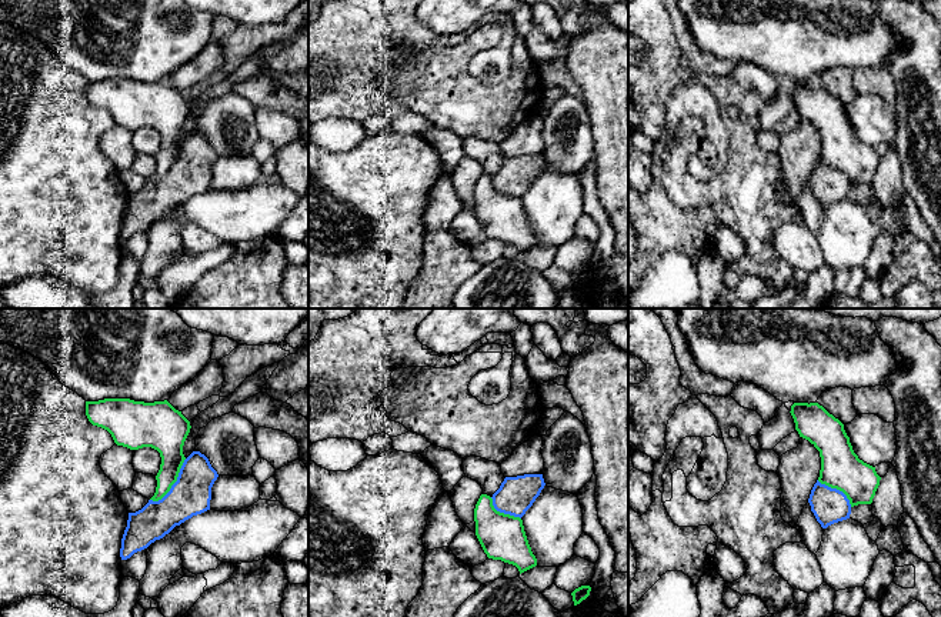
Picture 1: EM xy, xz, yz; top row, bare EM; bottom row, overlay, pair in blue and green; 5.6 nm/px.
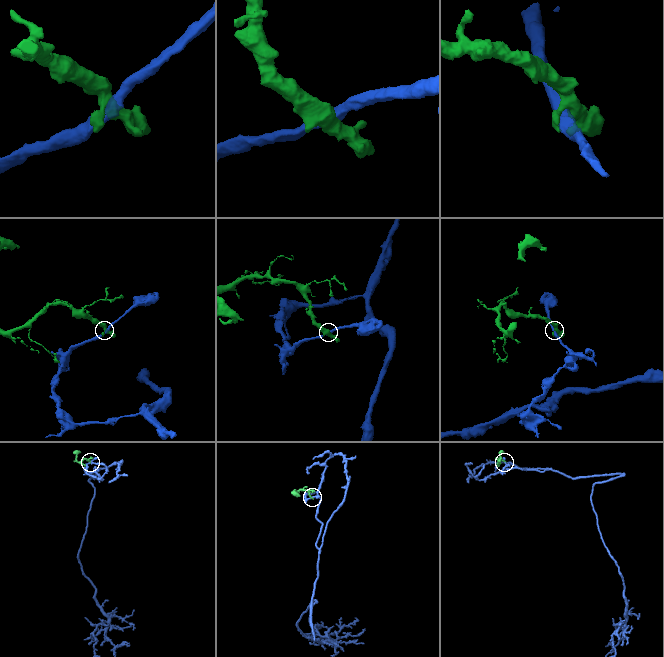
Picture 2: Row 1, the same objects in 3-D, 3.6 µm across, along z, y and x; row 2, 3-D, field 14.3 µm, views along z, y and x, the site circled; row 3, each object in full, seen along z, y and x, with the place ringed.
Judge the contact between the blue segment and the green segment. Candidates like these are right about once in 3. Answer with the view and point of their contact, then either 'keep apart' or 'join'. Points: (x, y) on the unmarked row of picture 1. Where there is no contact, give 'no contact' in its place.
meets blue in xy at (173, 164); keep apart

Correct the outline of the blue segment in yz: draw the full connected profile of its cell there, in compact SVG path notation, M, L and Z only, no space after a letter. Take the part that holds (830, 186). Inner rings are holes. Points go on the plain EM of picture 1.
M818 160L811 170L808 183L822 209L847 200L851 194L851 184L847 176L837 169L821 164Z

